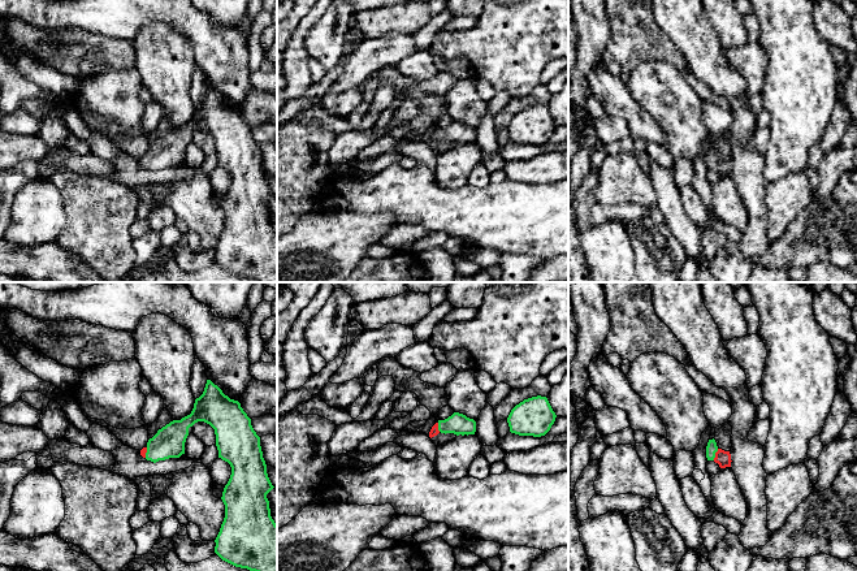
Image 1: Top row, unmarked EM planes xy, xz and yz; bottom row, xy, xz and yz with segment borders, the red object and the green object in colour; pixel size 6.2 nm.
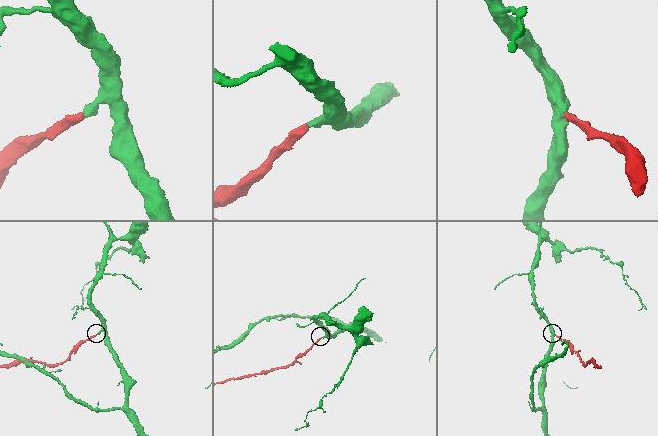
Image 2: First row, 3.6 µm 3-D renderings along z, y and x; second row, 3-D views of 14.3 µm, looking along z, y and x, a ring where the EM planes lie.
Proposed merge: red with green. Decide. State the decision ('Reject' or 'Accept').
Accept

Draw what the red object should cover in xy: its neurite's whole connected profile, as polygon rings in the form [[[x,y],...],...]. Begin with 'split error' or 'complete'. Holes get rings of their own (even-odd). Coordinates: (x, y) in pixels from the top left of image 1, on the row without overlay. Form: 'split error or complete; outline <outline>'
split error; outline [[[207,88],[203,103],[195,108],[190,124],[173,129],[148,148],[140,164],[153,172],[185,163],[189,137],[204,130],[215,138],[218,166],[228,170],[231,183],[222,200],[225,226],[215,248],[215,261],[225,271],[255,280],[257,282],[277,282],[277,233],[270,225],[267,203],[274,196],[267,182],[260,146],[251,134],[251,127],[238,109],[230,108],[211,88]]]

